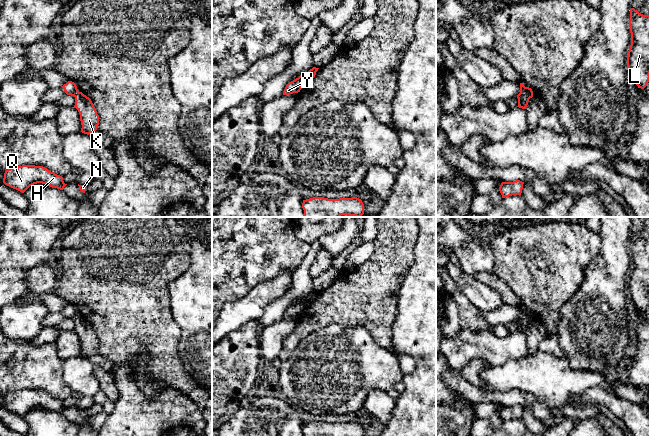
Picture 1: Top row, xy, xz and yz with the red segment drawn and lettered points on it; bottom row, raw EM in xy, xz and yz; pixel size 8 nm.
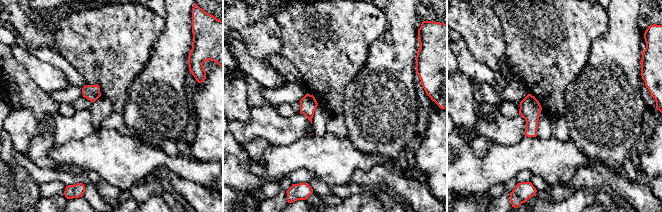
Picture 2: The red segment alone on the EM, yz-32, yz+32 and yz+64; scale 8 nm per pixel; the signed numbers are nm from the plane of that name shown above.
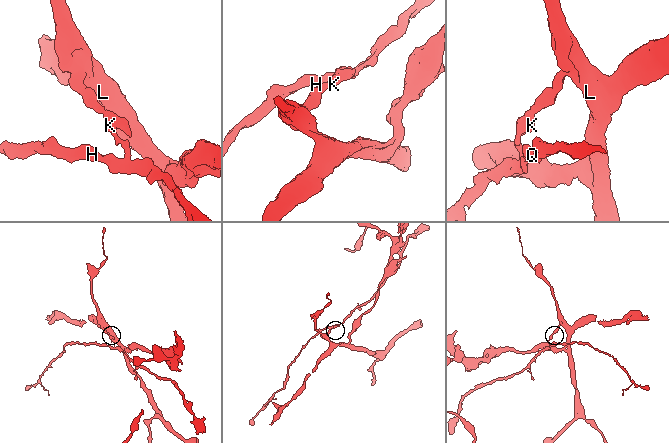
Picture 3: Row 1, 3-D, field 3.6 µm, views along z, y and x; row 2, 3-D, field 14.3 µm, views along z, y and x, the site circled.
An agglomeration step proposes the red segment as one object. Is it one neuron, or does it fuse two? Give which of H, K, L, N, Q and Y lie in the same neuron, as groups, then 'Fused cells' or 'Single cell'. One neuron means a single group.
Groups: H K L N Q Y. Single cell

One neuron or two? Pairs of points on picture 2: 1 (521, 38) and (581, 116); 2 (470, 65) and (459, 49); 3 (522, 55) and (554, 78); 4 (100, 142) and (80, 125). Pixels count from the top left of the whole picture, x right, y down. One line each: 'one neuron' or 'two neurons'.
1: two neurons
2: one neuron
3: one neuron
4: two neurons

